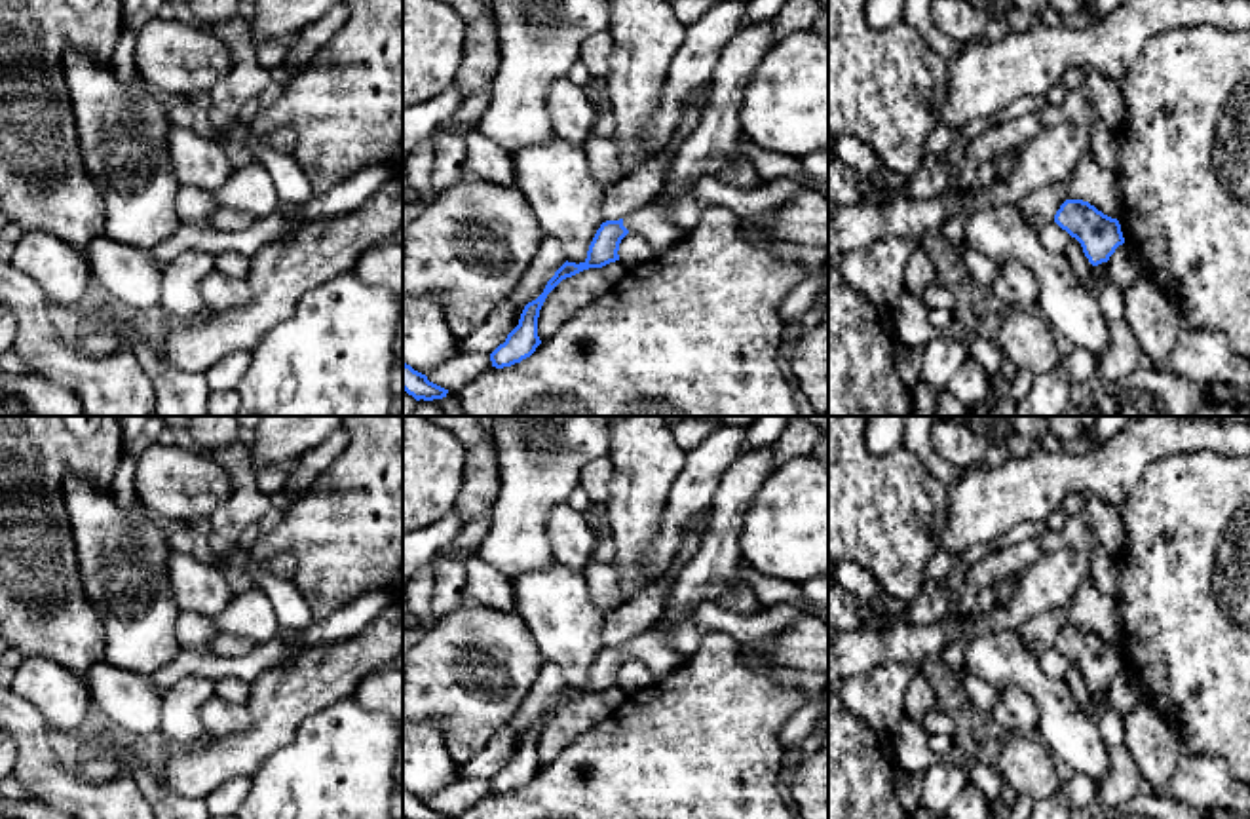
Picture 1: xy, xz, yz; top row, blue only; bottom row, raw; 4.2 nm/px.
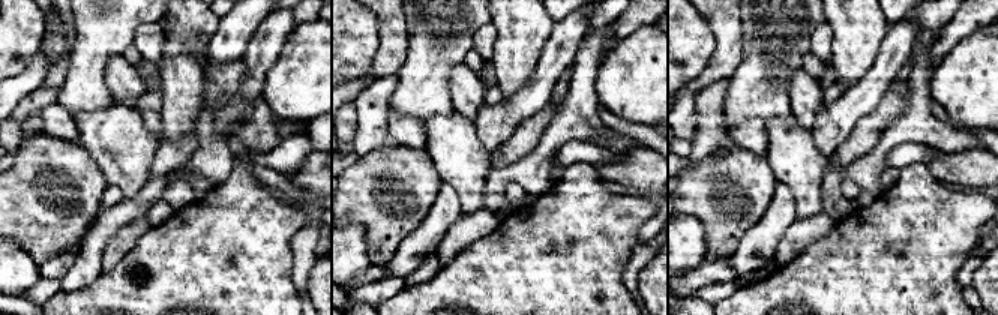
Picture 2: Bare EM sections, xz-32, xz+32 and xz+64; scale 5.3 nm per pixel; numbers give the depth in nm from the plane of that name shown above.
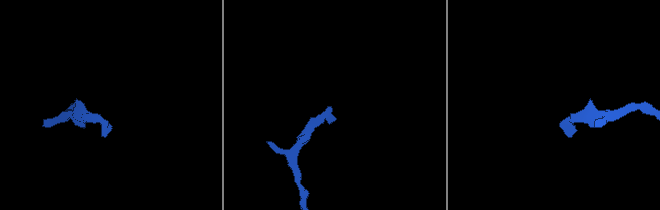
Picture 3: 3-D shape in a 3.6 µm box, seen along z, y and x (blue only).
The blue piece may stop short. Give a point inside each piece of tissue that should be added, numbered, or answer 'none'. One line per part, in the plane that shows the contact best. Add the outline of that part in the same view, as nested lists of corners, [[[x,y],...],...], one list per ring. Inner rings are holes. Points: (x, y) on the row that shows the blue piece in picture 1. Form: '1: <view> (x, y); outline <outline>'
1: xz (711, 147); outline [[[773,19],[741,29],[724,48],[710,78],[710,95],[701,122],[678,144],[665,190],[646,207],[627,215],[623,226],[642,236],[661,255],[682,234],[665,213],[665,203],[682,188],[718,175],[735,156],[739,108],[747,86],[771,49]]]

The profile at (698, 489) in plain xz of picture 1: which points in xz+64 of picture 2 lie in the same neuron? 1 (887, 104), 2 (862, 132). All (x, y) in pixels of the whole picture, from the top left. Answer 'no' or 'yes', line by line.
1: no
2: no

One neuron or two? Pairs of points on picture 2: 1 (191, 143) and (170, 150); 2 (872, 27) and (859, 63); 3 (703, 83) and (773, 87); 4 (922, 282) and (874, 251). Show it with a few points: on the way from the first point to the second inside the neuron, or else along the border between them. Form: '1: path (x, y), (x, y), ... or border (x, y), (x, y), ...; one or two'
1: path (186, 147), (174, 150); one
2: path (863, 36), (859, 41), (859, 54); one
3: border (742, 45), (742, 60), (728, 78); two
4: path (910, 282), (905, 282), (886, 263); one

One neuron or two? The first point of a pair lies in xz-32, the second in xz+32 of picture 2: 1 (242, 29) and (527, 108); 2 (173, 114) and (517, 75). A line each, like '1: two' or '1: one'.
1: one
2: one

